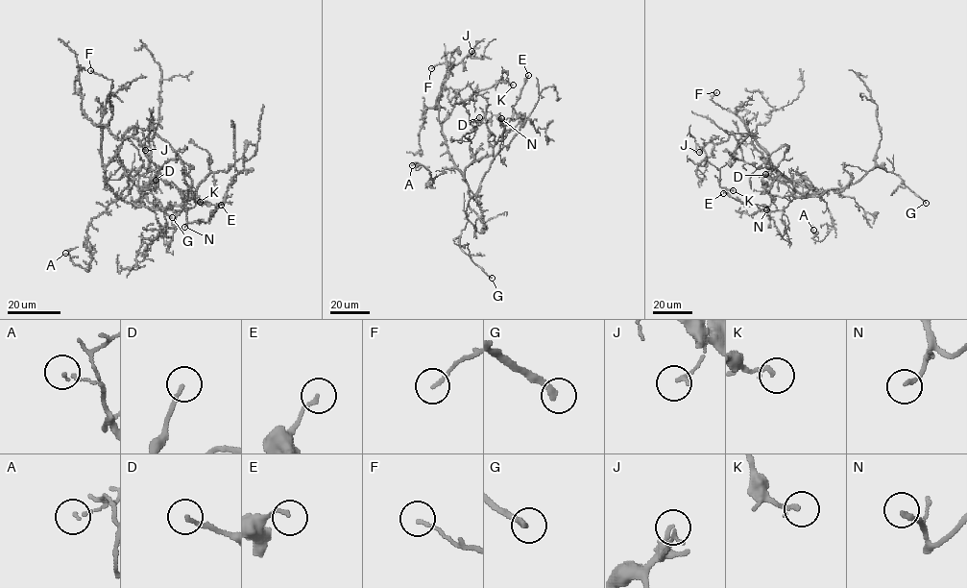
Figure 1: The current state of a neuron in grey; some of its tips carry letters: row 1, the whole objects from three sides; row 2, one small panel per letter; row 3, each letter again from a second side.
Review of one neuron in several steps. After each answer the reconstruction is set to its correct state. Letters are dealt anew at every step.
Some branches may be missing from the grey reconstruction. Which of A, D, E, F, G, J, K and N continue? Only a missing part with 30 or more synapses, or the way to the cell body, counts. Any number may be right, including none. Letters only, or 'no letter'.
G, N

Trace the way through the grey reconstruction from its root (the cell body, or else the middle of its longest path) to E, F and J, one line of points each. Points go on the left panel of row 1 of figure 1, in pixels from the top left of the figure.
E: (131, 203), (145, 198), (149, 203), (157, 199), (165, 208), (187, 208), (189, 223), (207, 222), (221, 205)
F: (131, 203), (119, 198), (105, 181), (100, 122), (112, 81), (90, 70)
J: (131, 203), (119, 198), (105, 181), (101, 129), (98, 125), (105, 125), (117, 138), (134, 137), (145, 150)

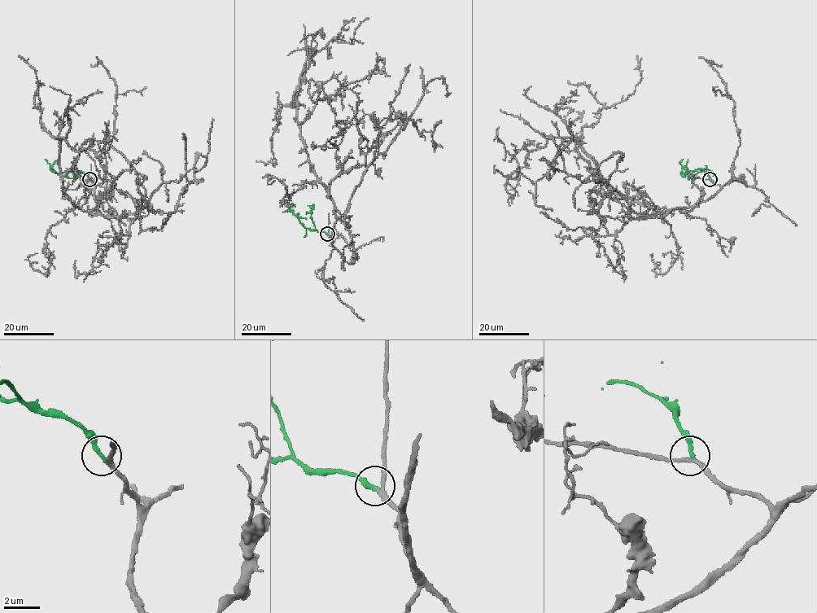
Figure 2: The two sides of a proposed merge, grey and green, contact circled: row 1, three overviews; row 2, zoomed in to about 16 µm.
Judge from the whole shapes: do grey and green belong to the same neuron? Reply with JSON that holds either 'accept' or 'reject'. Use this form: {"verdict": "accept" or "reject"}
{"verdict": "accept"}

